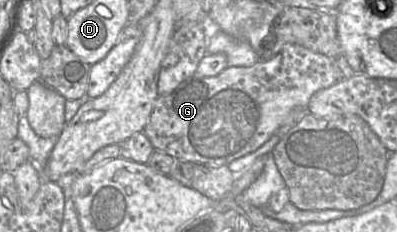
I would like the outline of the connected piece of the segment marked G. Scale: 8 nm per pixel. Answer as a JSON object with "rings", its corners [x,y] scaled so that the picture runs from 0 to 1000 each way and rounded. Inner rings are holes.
{"rings":[[[728,185],[680,259],[652,259],[632,284],[572,289],[539,332],[489,323],[456,353],[431,401],[401,409],[360,573],[388,651],[413,655],[443,690],[534,720],[574,716],[584,694],[645,651],[698,565],[746,530],[773,483],[778,435],[798,392],[892,319],[861,237],[841,254]]]}

